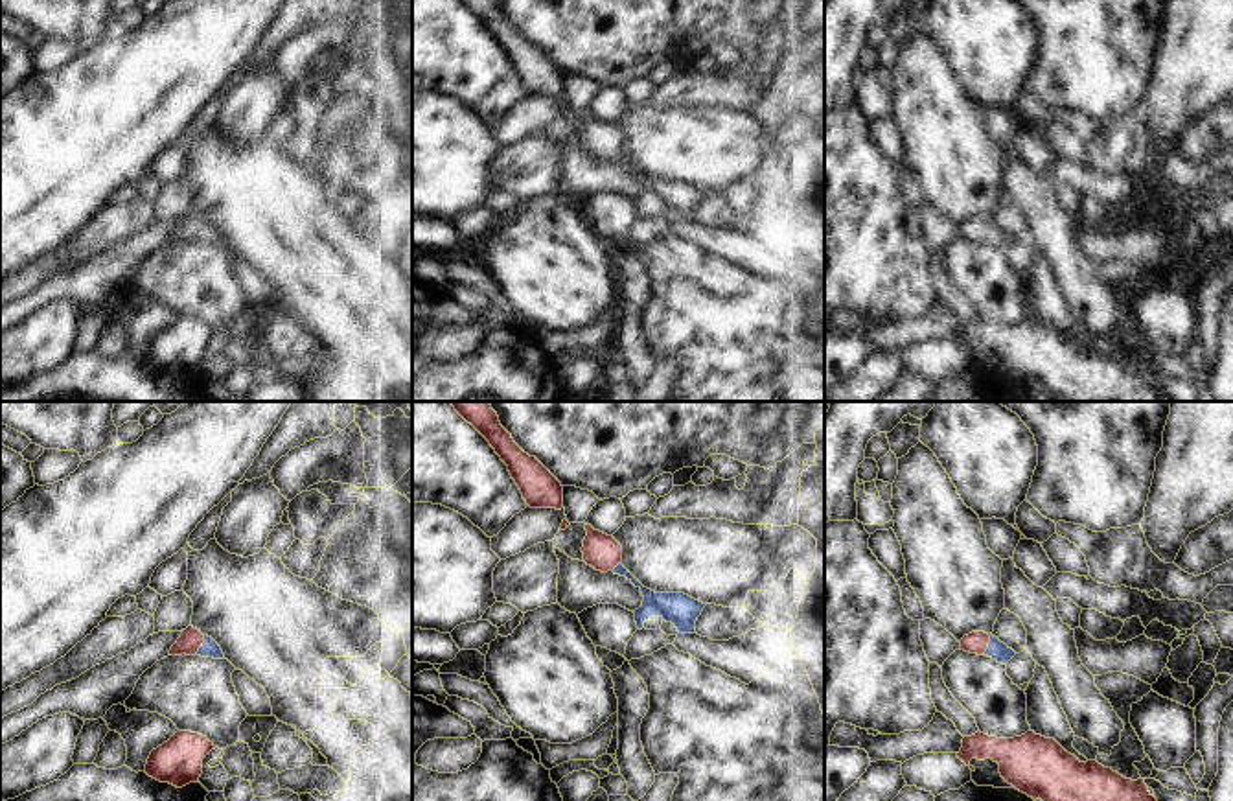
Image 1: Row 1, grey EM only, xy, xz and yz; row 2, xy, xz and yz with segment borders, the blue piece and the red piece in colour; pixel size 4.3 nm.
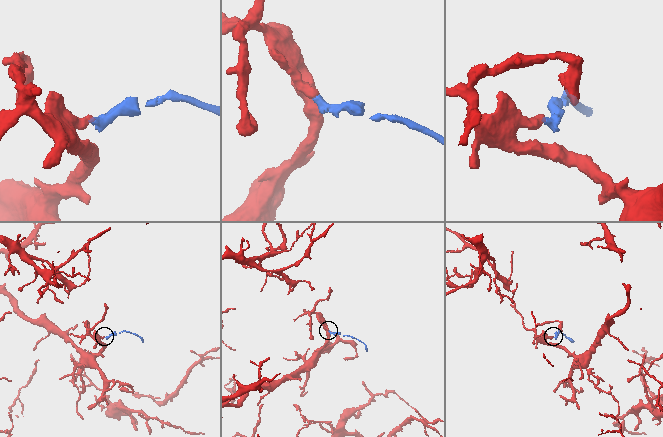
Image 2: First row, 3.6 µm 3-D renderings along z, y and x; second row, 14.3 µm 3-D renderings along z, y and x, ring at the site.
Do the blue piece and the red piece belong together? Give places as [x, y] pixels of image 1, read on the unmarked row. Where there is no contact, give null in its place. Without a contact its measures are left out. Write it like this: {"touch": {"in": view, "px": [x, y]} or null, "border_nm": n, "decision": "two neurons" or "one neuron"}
{"touch": {"in": "xy", "px": [203, 232]}, "border_nm": 100, "decision": "one neuron"}

